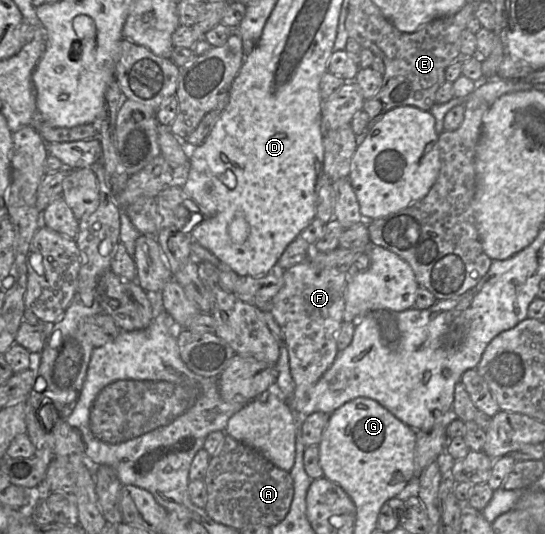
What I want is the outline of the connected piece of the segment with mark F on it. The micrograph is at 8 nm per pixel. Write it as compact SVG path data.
M308 260L282 271L283 285L272 300L271 313L283 332L288 349L296 398L305 398L305 393L331 367L339 353L337 334L344 321L349 275L335 269L318 268Z

